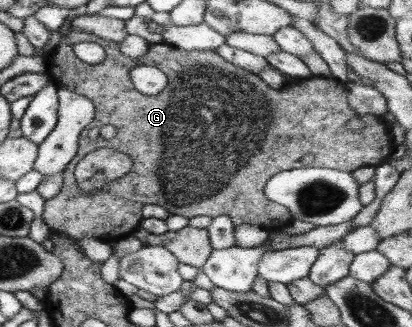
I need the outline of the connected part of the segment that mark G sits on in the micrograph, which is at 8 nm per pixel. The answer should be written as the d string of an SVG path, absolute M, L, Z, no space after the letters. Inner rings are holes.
M73 25L70 26L66 38L61 39L46 60L46 73L57 87L65 87L87 97L93 101L95 107L94 119L82 130L77 153L63 172L61 192L56 197L45 200L41 217L50 229L61 231L75 240L85 237L103 239L103 237L131 234L141 221L142 206L148 204L159 205L170 215L183 215L189 218L197 215L208 217L227 215L234 225L256 224L270 232L275 231L292 220L287 207L264 195L266 183L276 173L304 167L326 167L351 173L360 167L376 167L382 164L396 149L390 138L390 127L376 115L356 113L348 105L344 82L336 78L311 76L298 79L280 89L272 89L259 74L250 73L226 61L214 51L178 50L161 42L151 44L146 55L132 59L118 49L118 44L78 31ZM84 41L102 46L106 52L104 61L92 65L80 61L72 46ZM138 65L156 66L167 75L166 87L158 95L144 95L136 91L129 73ZM314 107L326 107L330 113L328 117L332 119L332 125L324 125L326 121L322 121L322 141L316 141L316 137L310 131L306 133L304 139L304 123L300 123L300 117ZM354 117L359 117L366 124L364 129L356 133L346 127L348 121ZM103 125L114 125L118 131L116 136L109 140L102 138L99 130ZM104 147L128 154L133 161L131 170L122 178L108 182L103 189L84 195L74 176L76 164L91 151Z

